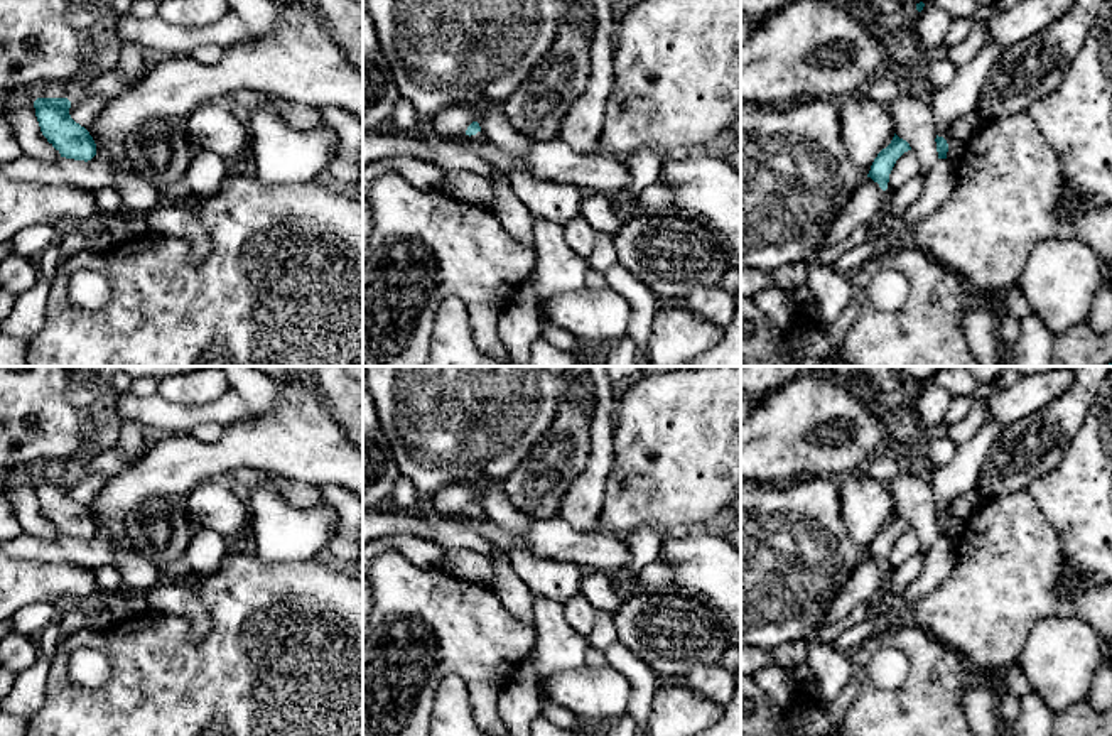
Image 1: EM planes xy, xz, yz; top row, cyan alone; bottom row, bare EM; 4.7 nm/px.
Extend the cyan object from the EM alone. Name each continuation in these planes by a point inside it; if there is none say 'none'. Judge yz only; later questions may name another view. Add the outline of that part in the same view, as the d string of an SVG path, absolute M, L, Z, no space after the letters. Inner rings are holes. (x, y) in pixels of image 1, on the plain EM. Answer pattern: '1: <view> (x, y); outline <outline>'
none

